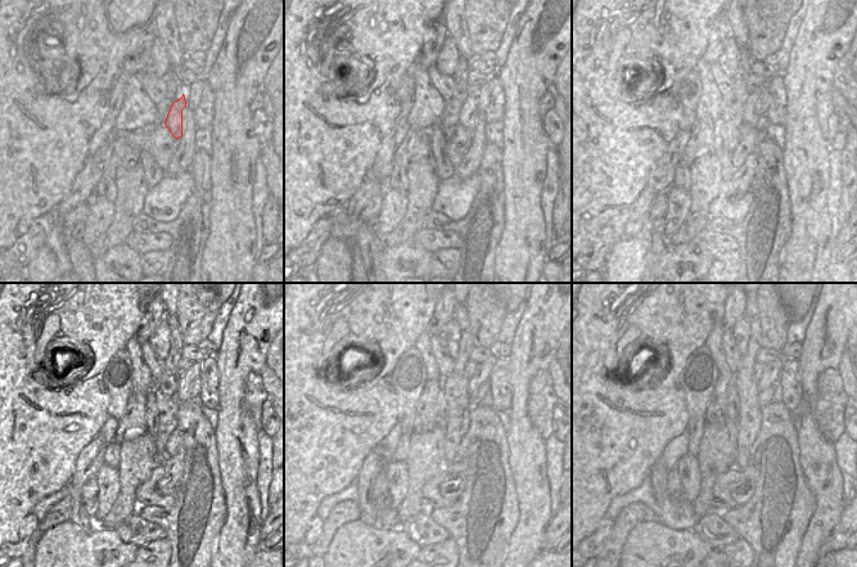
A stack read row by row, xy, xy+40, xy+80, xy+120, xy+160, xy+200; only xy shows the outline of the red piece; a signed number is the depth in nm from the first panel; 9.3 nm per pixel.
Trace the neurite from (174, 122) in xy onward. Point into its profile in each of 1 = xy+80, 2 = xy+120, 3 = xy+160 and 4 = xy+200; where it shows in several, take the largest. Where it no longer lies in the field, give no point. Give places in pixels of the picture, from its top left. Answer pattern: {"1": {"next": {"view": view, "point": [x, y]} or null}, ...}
{"1": {"next": {"view": "xy+80", "point": [759, 112]}}, "2": {"next": {"view": "xy+120", "point": [193, 372]}}, "3": {"next": {"view": "xy+160", "point": [482, 372]}}, "4": {"next": {"view": "xy+200", "point": [771, 370]}}}

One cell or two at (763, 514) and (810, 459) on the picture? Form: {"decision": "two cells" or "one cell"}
{"decision": "two cells"}

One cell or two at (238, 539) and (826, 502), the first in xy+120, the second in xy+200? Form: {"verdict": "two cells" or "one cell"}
{"verdict": "one cell"}

